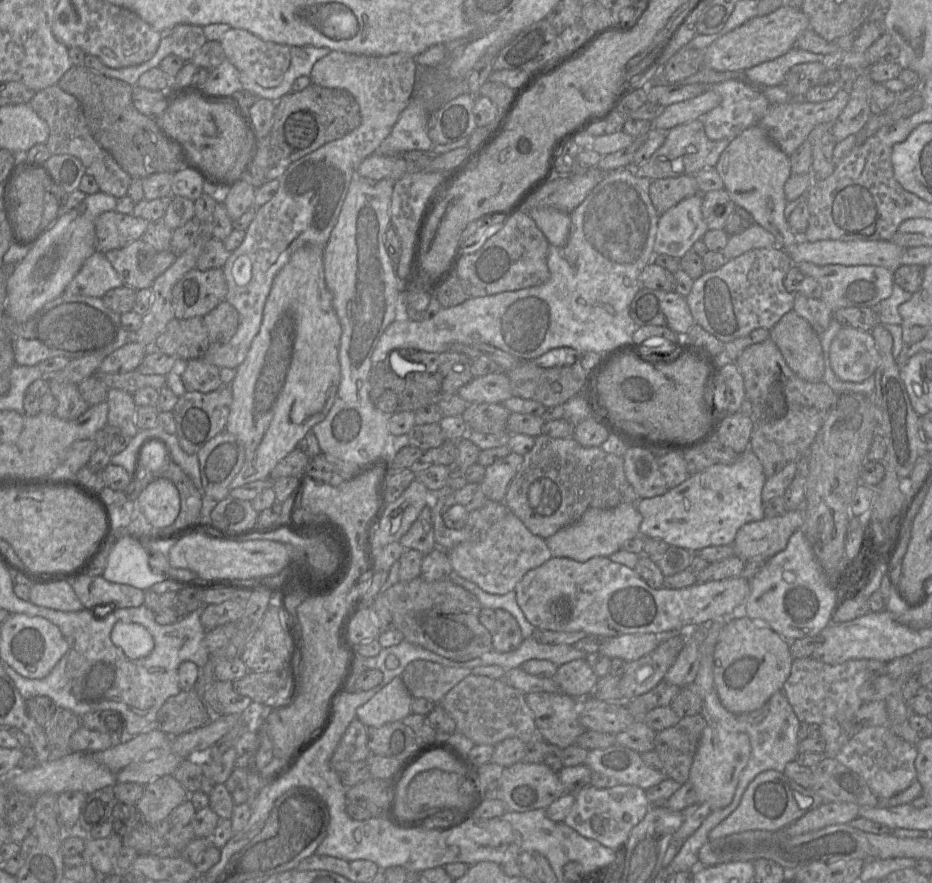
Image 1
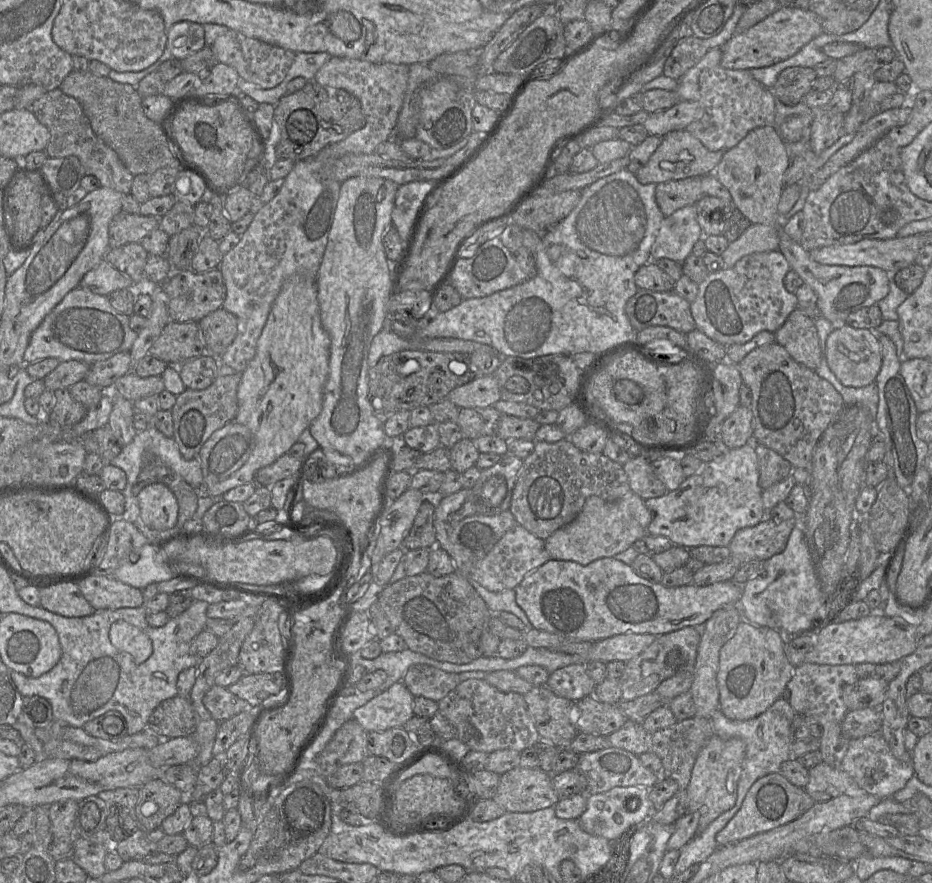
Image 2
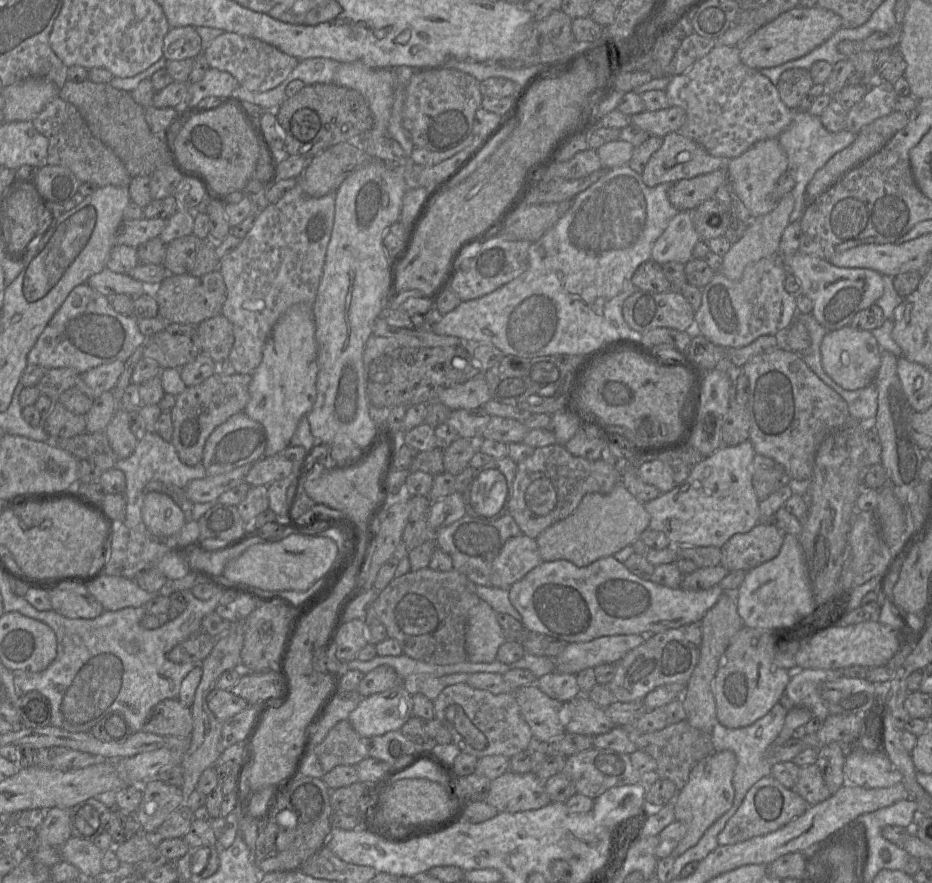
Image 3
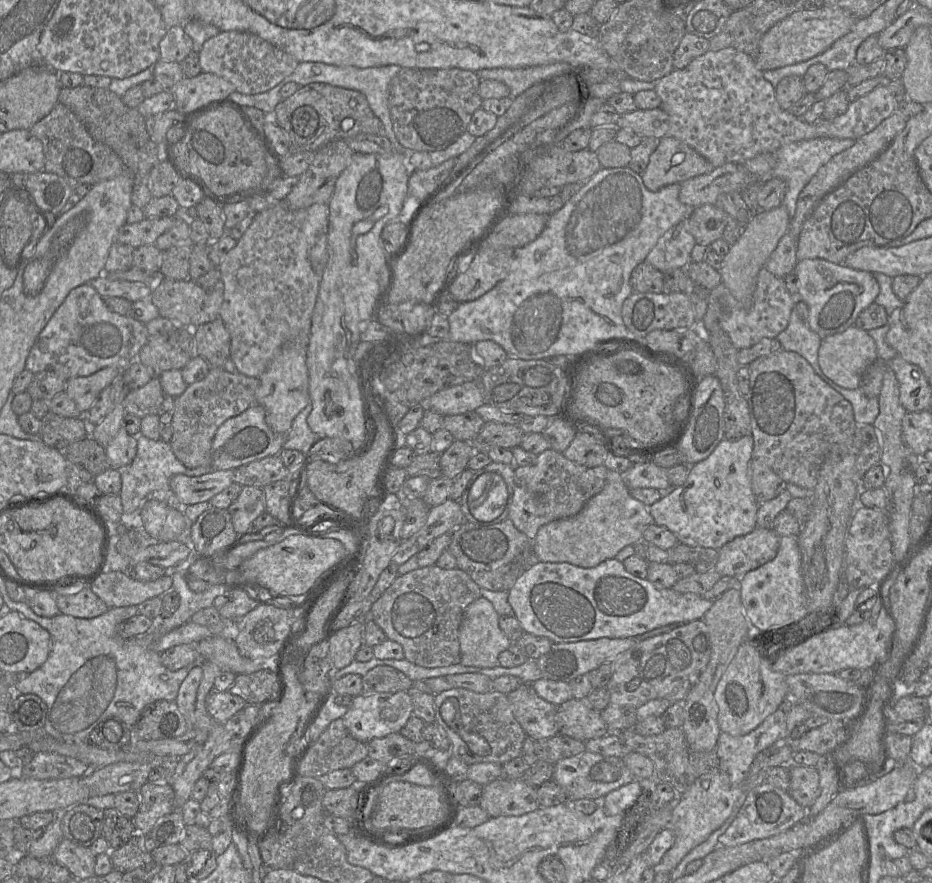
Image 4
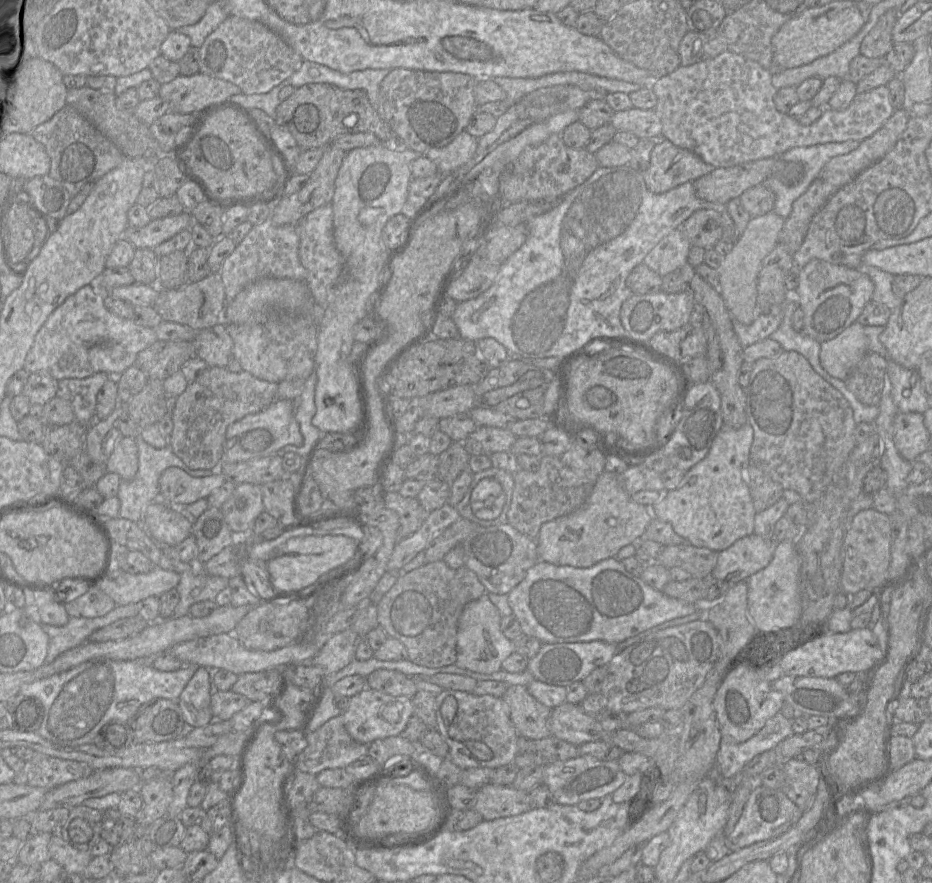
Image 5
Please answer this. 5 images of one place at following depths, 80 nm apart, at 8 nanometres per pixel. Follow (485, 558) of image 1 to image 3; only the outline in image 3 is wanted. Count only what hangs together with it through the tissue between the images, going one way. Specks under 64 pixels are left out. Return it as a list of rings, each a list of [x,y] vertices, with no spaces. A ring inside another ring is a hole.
[[[524,534],[509,538],[492,563],[492,585],[509,589],[542,562],[536,539]]]

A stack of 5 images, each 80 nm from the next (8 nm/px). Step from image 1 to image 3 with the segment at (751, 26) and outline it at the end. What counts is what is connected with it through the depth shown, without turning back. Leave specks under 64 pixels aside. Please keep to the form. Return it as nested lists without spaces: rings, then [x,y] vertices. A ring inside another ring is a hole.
[[[818,6],[810,9],[795,7],[762,26],[739,46],[740,59],[753,69],[771,68],[801,58],[827,41],[842,27],[841,17]]]

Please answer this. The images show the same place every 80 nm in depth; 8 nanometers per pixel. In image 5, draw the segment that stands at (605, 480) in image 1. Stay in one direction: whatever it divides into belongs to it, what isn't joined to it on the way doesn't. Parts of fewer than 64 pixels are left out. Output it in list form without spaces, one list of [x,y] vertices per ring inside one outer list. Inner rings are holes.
[[[542,455],[539,469],[535,472],[519,469],[514,475],[514,490],[507,513],[507,523],[519,532],[536,539],[543,523],[566,515],[578,509],[592,492],[597,478],[587,478],[581,471],[574,471],[564,464],[560,457]]]

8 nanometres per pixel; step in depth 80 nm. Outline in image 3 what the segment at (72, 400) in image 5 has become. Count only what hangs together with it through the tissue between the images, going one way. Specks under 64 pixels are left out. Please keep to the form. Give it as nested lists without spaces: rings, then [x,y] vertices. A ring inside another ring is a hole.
[[[117,360],[80,373],[75,387],[92,400],[95,400],[104,392],[114,391],[124,366],[124,361]]]

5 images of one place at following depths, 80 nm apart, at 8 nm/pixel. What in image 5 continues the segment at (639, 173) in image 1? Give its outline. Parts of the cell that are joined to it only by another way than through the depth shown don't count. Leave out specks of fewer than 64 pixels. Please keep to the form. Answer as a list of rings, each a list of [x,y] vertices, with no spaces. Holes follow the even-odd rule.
[[[661,137],[651,152],[649,167],[641,174],[648,190],[661,194],[683,183],[693,182],[713,169],[693,152]]]

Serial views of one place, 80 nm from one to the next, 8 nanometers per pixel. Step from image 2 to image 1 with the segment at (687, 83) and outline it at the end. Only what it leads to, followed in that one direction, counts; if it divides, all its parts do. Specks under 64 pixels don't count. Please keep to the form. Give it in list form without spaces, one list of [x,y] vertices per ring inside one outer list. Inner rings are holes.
[[[727,80],[714,84],[709,87],[709,90],[719,94],[721,102],[717,107],[699,119],[704,125],[707,137],[713,141],[722,139],[734,140],[747,128],[757,125],[771,105],[762,91],[754,89],[738,80]]]

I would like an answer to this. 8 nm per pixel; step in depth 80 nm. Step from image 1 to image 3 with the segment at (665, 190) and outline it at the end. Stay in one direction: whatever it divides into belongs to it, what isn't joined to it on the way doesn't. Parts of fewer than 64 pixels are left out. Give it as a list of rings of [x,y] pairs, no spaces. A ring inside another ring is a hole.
[[[724,167],[708,174],[699,175],[691,179],[682,179],[675,182],[668,191],[670,203],[678,211],[692,211],[705,200],[713,198],[717,189],[728,184],[728,173]]]

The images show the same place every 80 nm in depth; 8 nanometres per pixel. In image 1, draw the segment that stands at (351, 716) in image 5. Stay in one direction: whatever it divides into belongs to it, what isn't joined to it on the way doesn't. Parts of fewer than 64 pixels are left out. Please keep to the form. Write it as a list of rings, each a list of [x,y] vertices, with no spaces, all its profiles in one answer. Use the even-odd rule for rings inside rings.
[[[400,676],[379,690],[369,701],[356,709],[356,718],[367,727],[381,727],[402,721],[411,712],[413,697]]]

